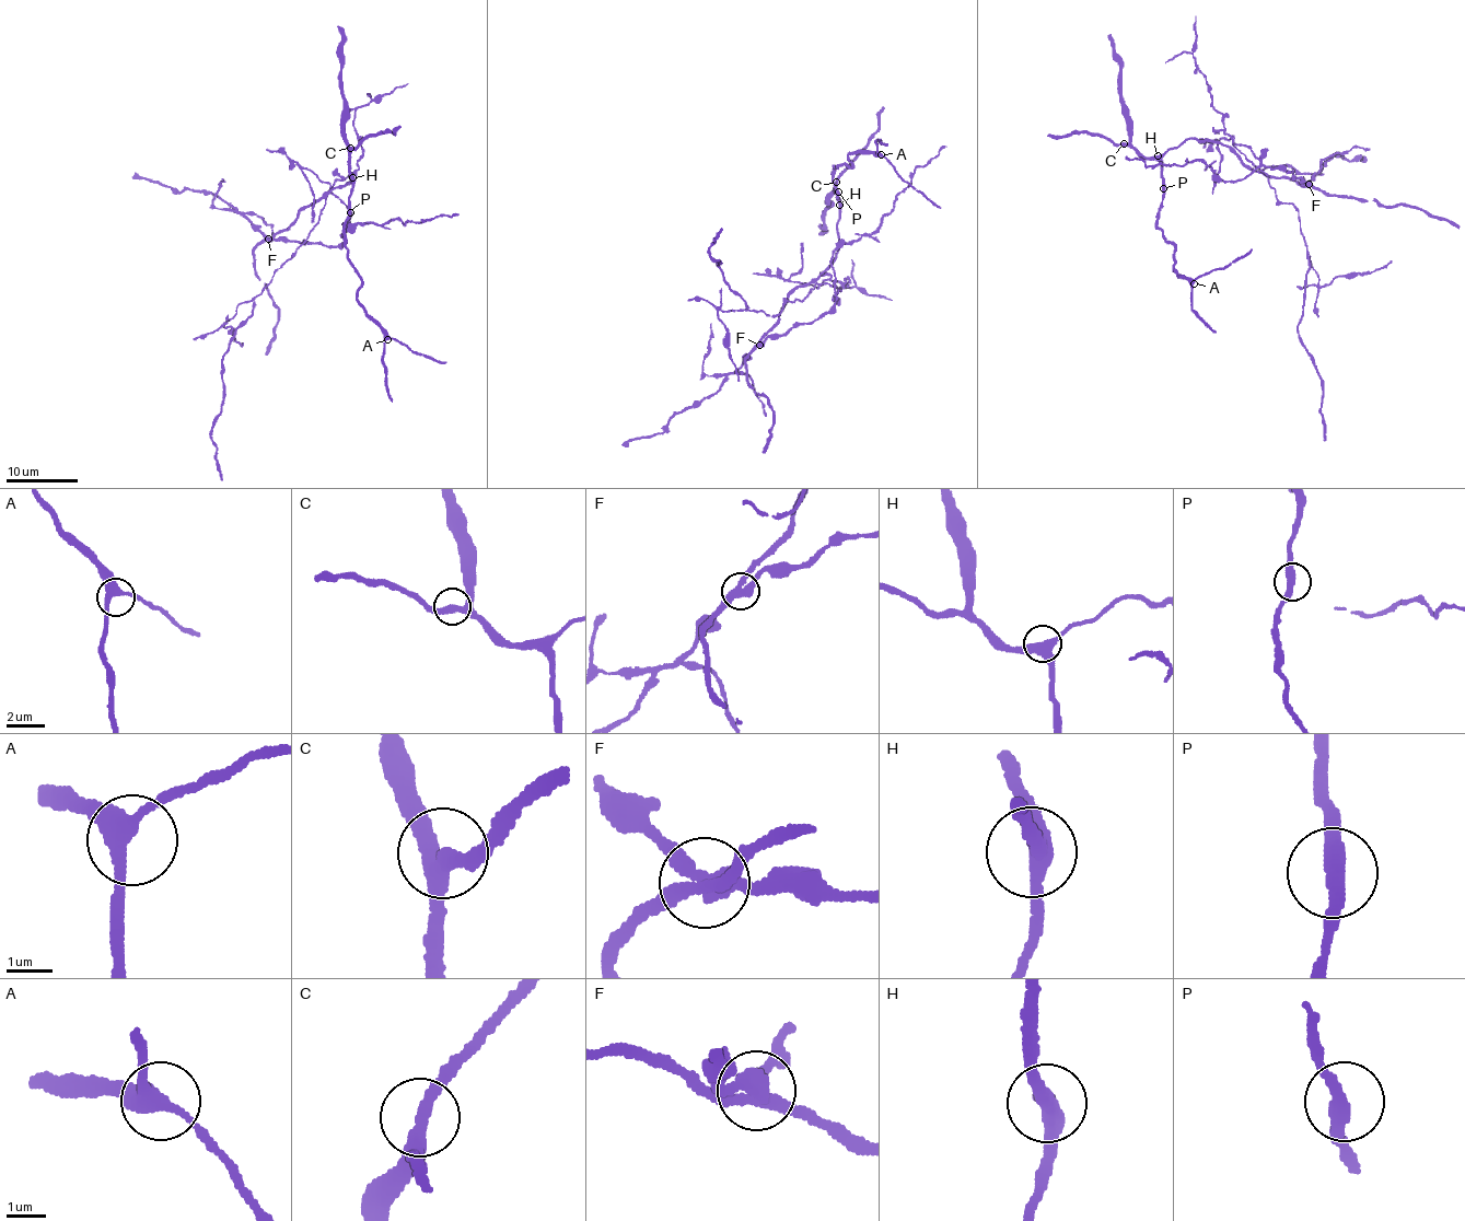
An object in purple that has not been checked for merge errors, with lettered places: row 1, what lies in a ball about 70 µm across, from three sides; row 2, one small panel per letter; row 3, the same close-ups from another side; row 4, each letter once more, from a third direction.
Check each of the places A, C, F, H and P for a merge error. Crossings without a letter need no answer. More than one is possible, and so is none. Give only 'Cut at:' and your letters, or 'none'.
Cut at: F

